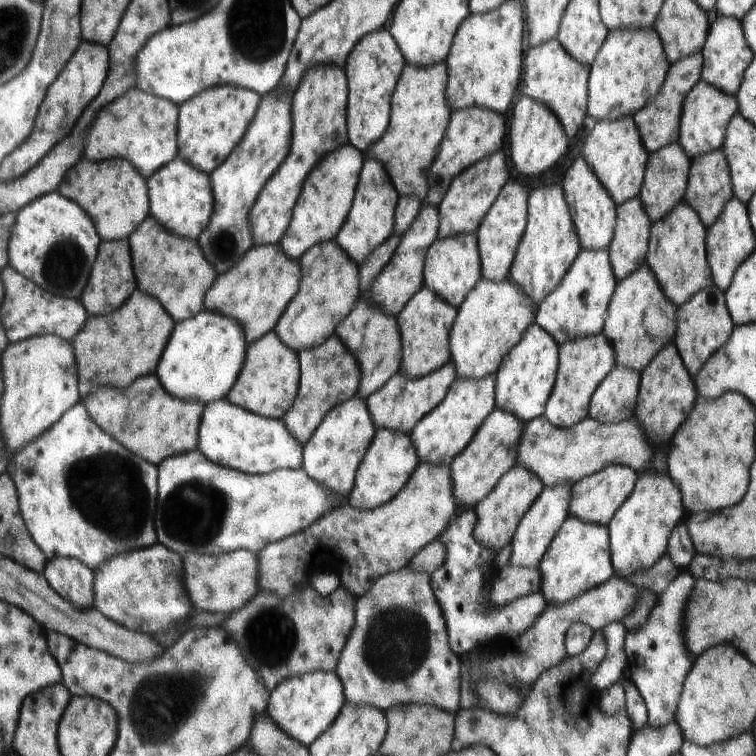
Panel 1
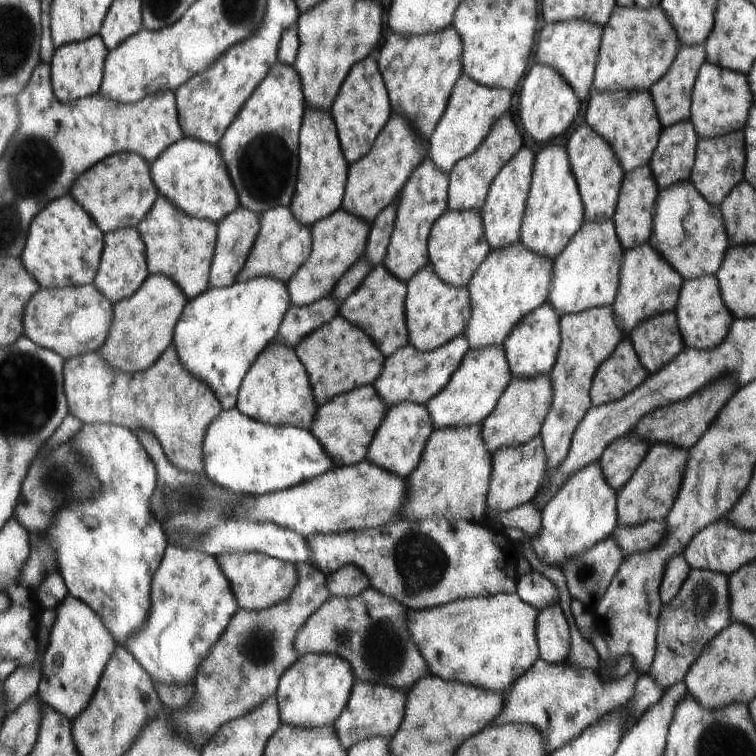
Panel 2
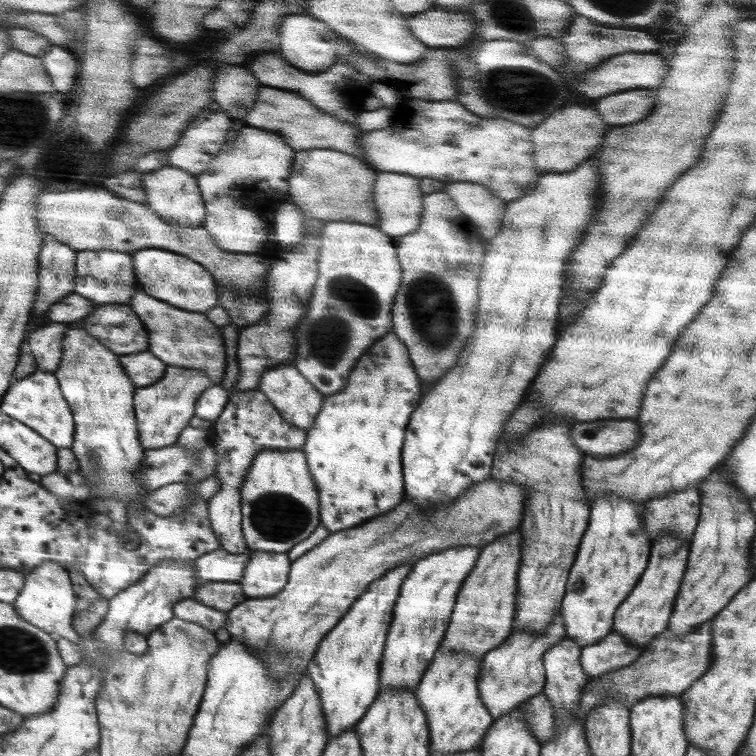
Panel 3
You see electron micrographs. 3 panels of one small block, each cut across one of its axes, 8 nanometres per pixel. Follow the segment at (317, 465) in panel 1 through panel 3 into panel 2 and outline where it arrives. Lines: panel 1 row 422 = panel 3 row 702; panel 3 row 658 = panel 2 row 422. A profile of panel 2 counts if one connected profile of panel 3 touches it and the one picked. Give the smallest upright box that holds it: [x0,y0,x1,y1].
[310,385,388,466]

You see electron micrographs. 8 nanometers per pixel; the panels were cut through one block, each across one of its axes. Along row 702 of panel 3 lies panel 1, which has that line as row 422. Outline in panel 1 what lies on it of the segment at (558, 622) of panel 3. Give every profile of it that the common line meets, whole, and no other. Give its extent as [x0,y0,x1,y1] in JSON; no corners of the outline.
[449,408,524,509]

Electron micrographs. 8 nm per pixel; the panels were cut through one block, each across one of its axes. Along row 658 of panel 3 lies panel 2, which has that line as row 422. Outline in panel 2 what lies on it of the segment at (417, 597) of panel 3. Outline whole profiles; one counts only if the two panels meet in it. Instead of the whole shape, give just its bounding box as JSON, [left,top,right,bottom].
[368,401,436,480]

